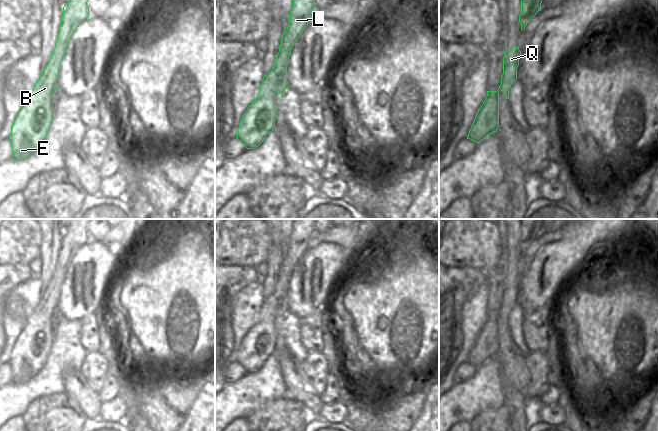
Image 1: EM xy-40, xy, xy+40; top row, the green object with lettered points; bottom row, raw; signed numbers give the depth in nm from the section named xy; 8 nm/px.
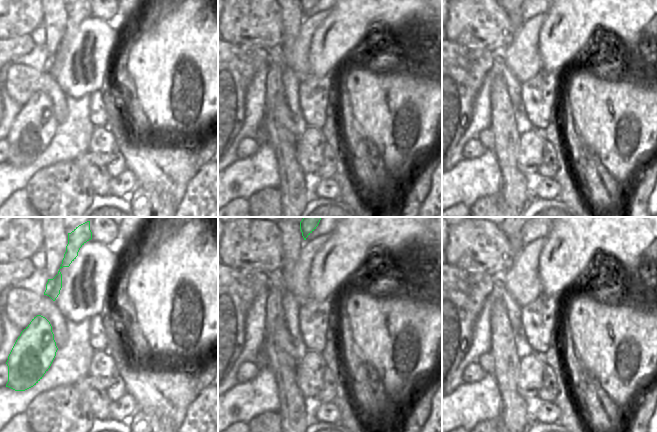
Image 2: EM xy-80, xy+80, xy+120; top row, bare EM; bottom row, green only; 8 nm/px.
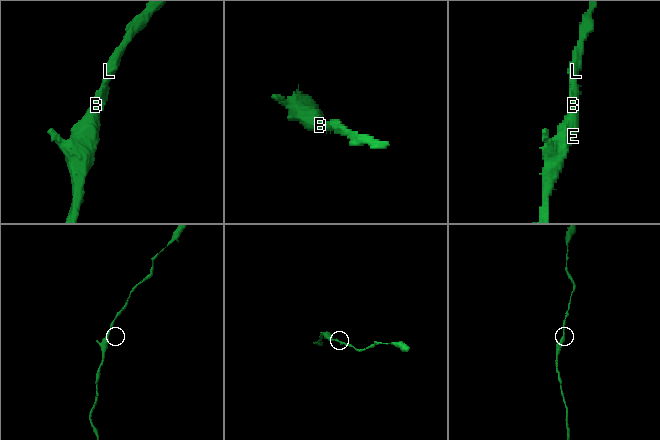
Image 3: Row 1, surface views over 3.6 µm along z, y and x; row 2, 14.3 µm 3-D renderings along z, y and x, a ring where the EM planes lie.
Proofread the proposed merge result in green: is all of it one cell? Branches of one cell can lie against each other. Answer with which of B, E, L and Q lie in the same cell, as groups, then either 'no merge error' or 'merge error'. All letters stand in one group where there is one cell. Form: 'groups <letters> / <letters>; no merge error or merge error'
groups B E L Q; no merge error

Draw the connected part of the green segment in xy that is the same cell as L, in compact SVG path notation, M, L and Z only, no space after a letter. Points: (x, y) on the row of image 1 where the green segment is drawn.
M293 0L289 24L281 38L275 66L263 77L257 98L243 114L237 130L237 139L247 149L258 147L275 127L277 119L275 93L280 91L281 98L285 96L285 90L289 87L287 82L289 56L295 42L308 25L314 8L315 0Z

